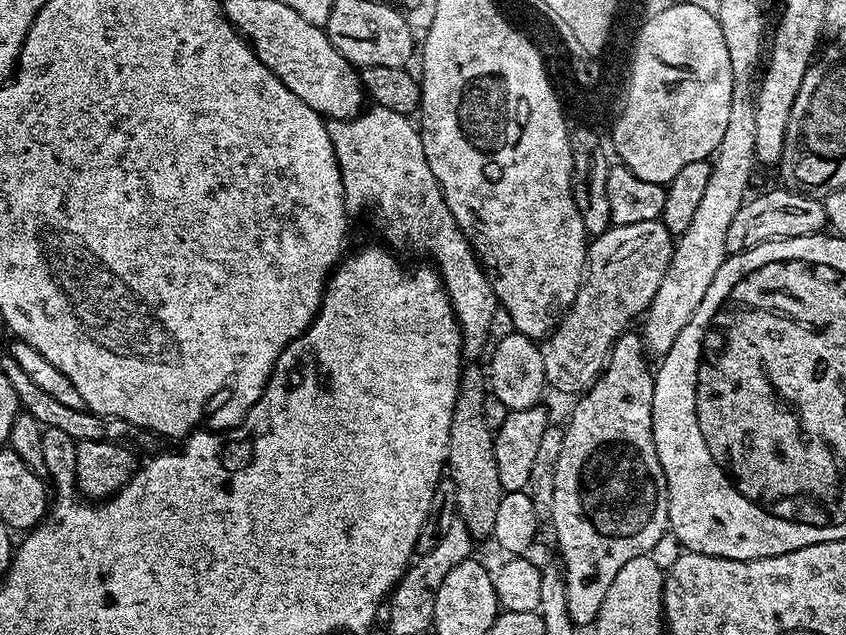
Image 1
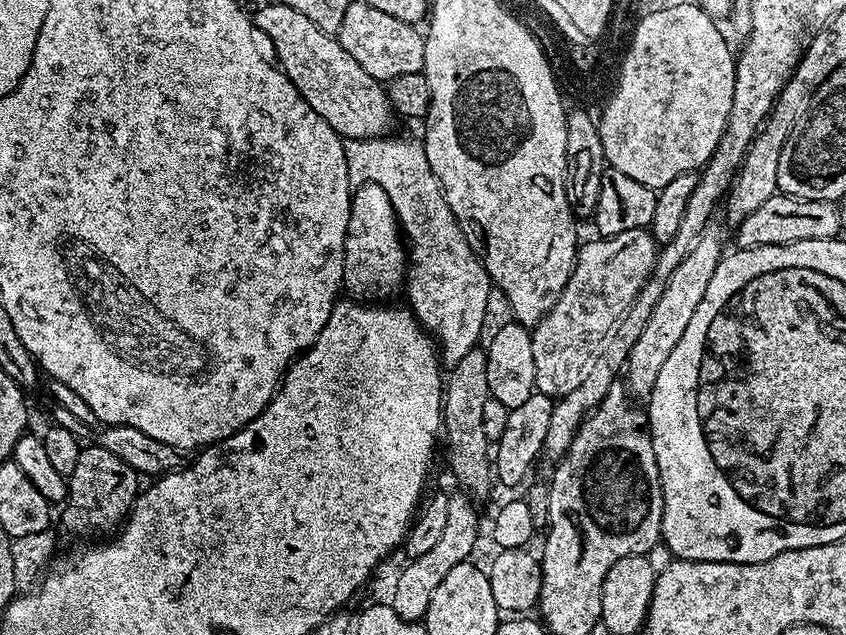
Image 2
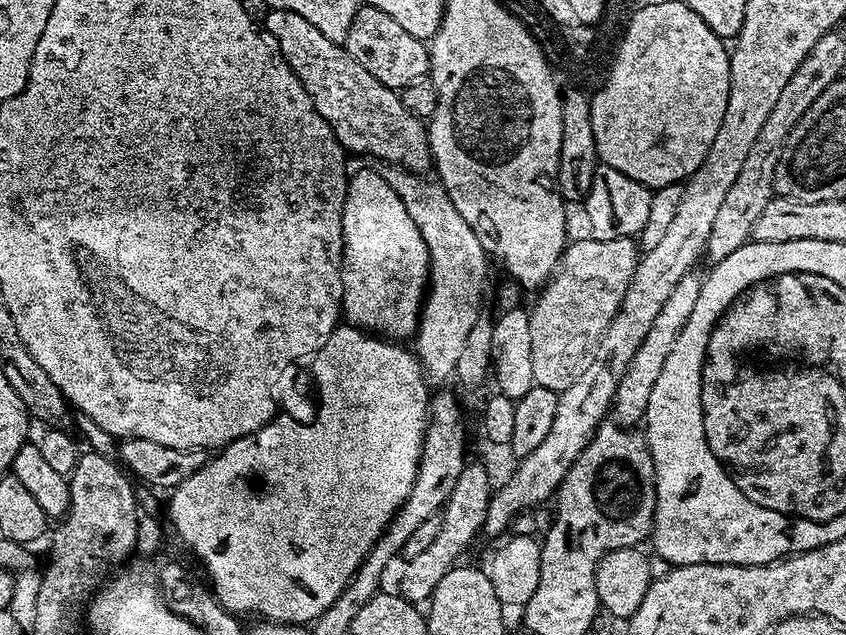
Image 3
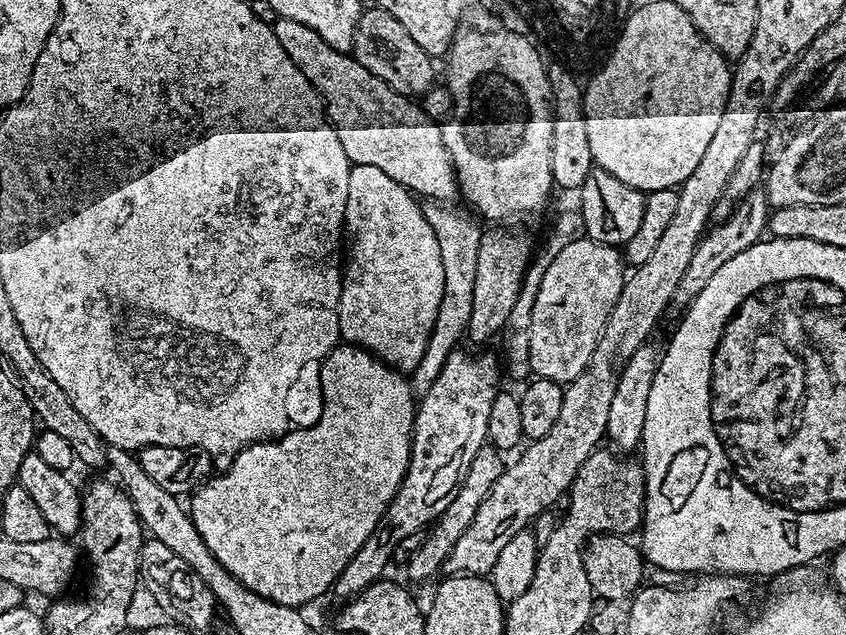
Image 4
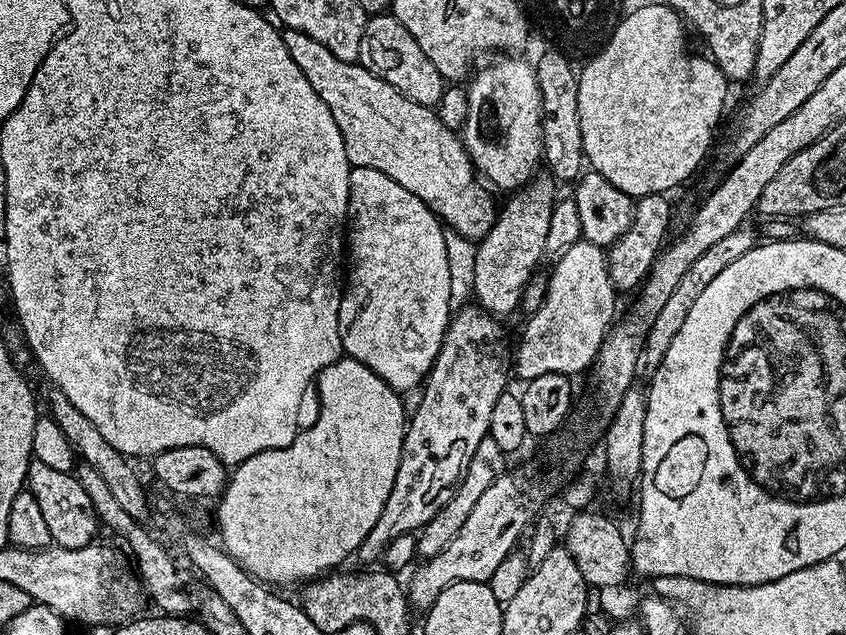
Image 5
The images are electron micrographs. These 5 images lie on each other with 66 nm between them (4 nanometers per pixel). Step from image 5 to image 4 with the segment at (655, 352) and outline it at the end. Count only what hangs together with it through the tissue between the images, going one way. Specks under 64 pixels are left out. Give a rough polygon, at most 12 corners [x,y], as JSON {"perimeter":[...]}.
{"perimeter":[[767,191],[705,231],[672,304],[687,309],[730,258],[760,243]]}

